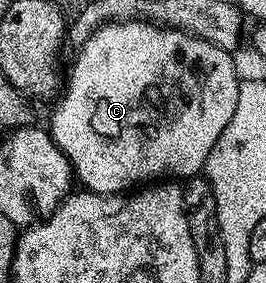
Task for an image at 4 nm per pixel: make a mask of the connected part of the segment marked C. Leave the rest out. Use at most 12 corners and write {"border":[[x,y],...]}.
{"border":[[138,20],[78,47],[49,133],[78,185],[186,180],[232,51]]}

